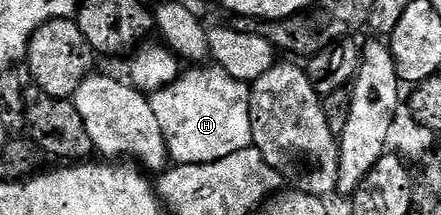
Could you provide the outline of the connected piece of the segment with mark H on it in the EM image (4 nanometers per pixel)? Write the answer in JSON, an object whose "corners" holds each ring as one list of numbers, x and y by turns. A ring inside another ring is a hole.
{"corners":[[220,69,189,70,178,75,171,85,149,95,149,104,163,131,170,160,174,164,210,163,252,147,250,84,240,83]]}

